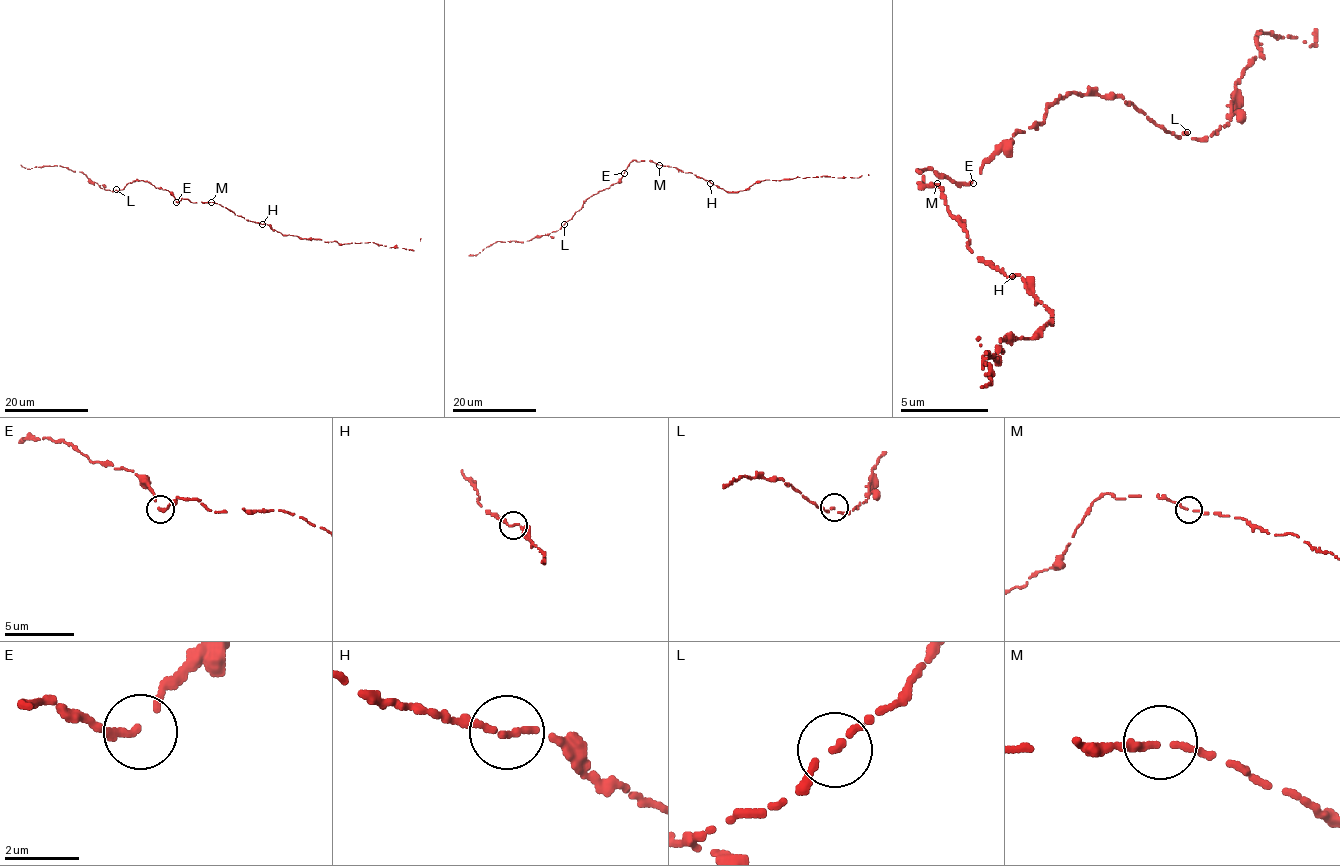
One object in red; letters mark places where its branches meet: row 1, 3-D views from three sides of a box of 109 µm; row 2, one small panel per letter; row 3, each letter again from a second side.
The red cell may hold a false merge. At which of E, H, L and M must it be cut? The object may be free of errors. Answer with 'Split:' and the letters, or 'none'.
Split: none

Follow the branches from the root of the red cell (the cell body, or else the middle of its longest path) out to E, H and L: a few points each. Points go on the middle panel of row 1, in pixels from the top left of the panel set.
E: (659, 165), (633, 159), (624, 173)
H: (659, 165), (691, 172), (710, 183)
L: (659, 165), (633, 159), (617, 183), (589, 196), (563, 225)

